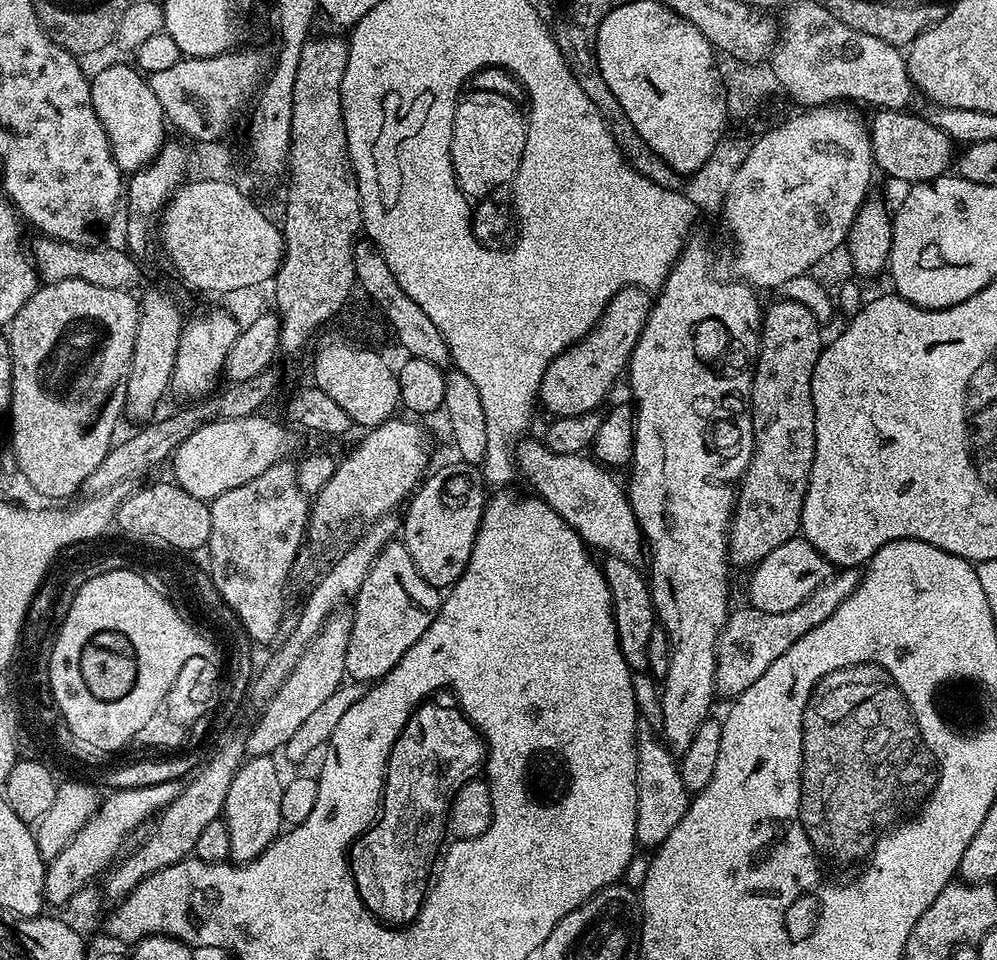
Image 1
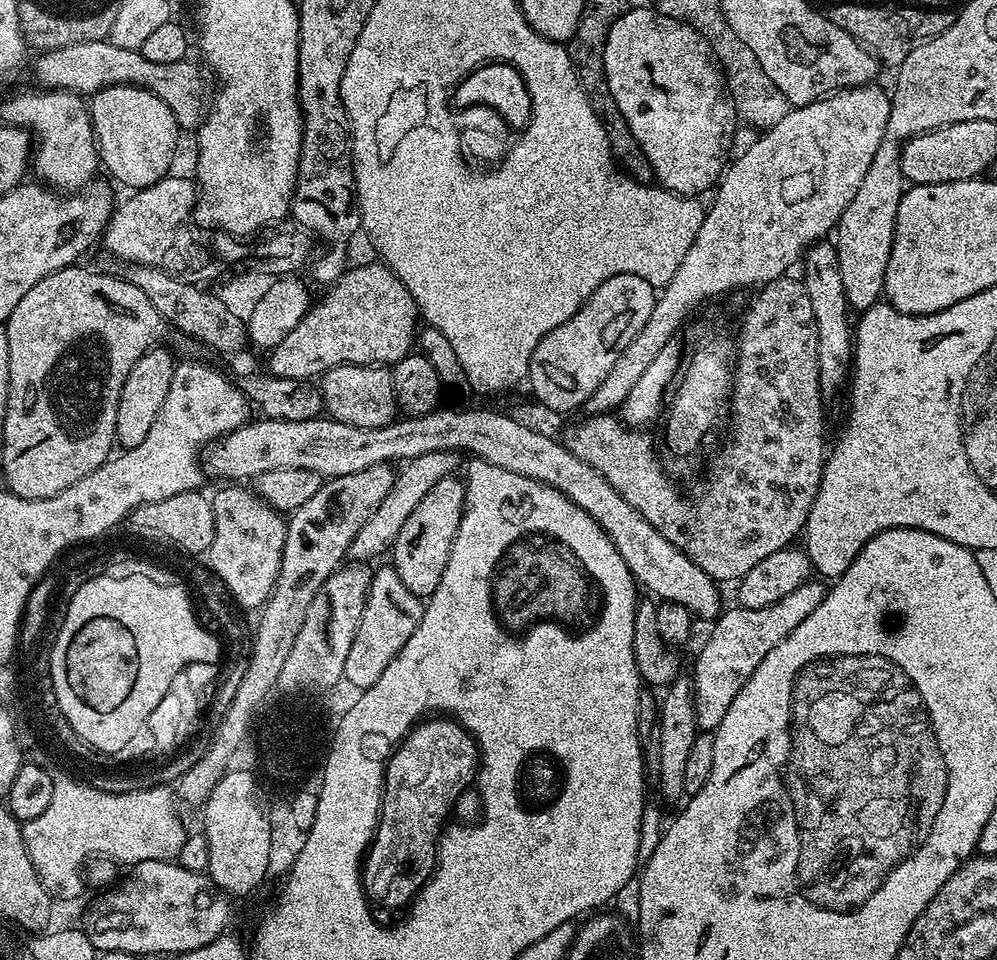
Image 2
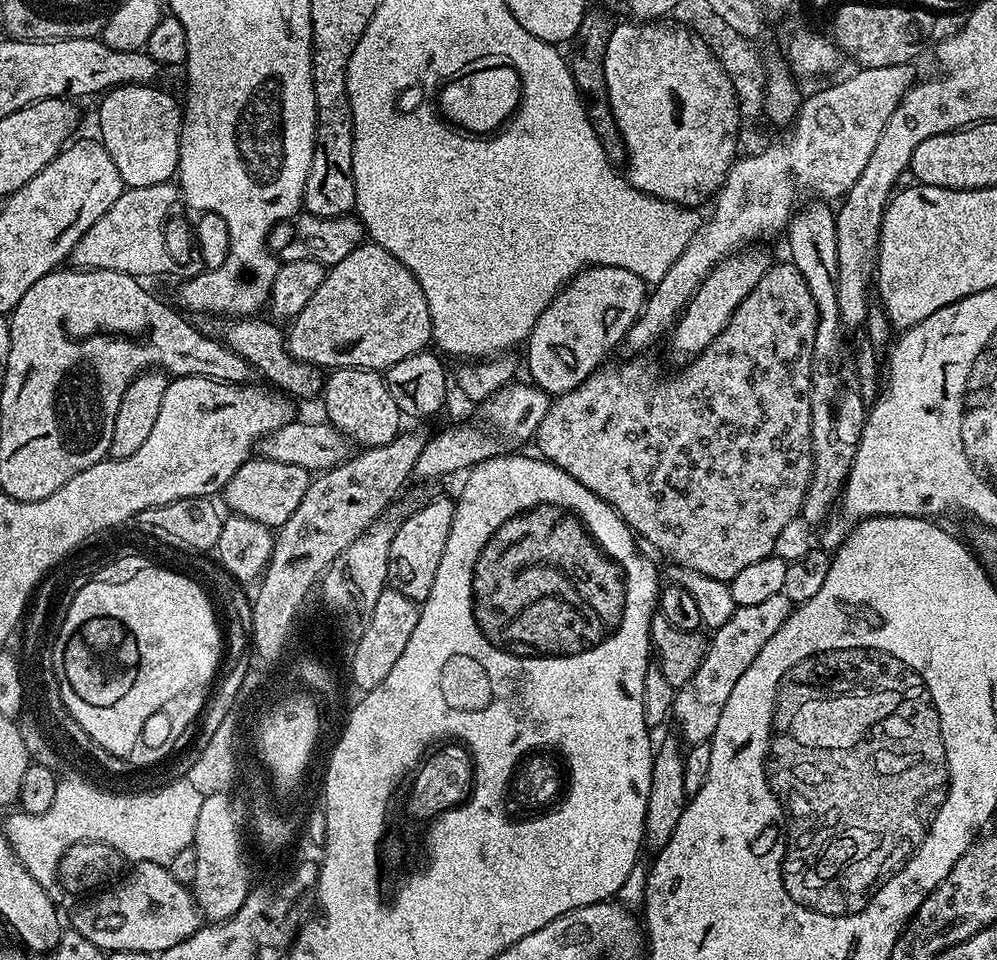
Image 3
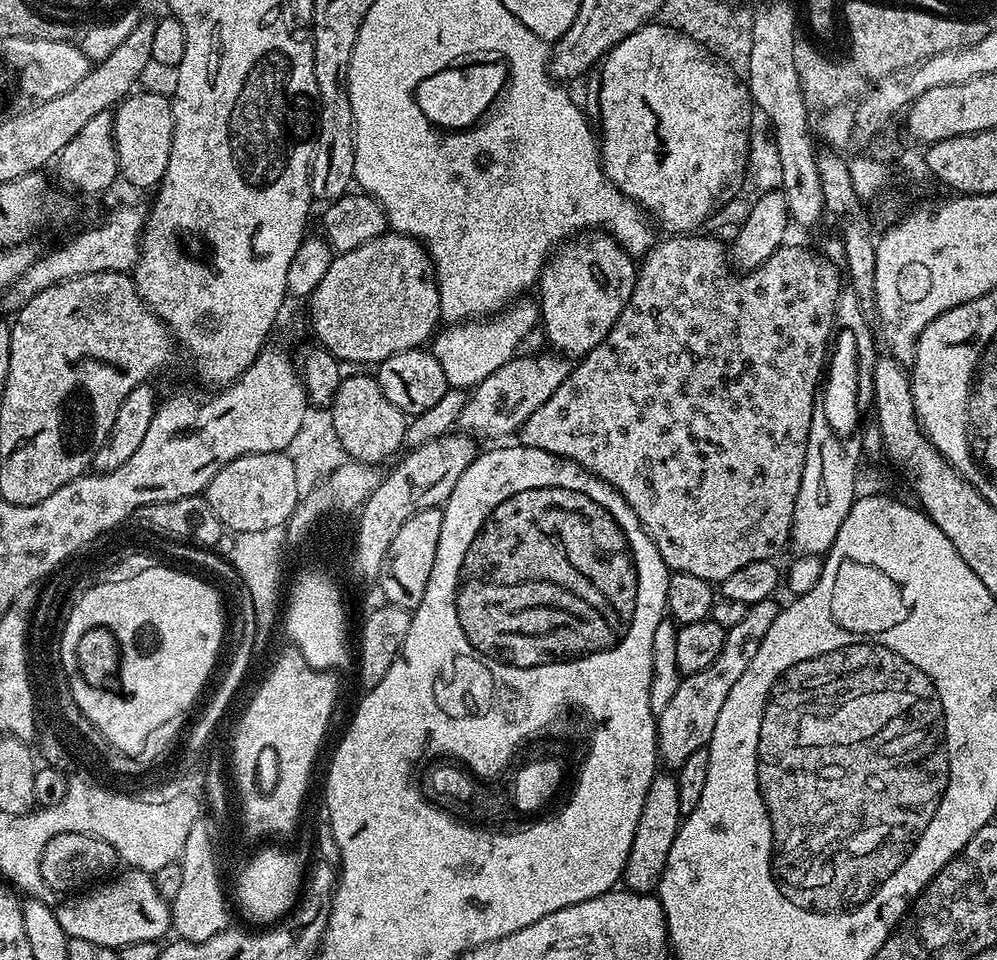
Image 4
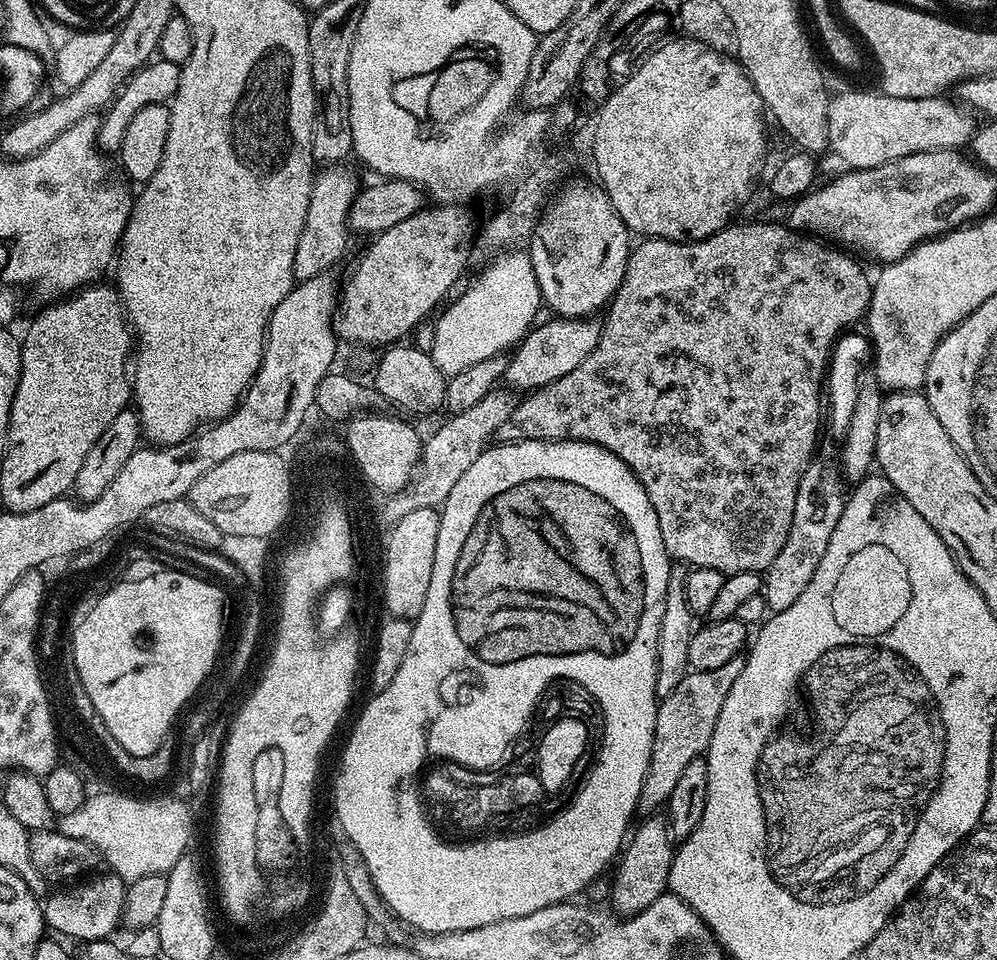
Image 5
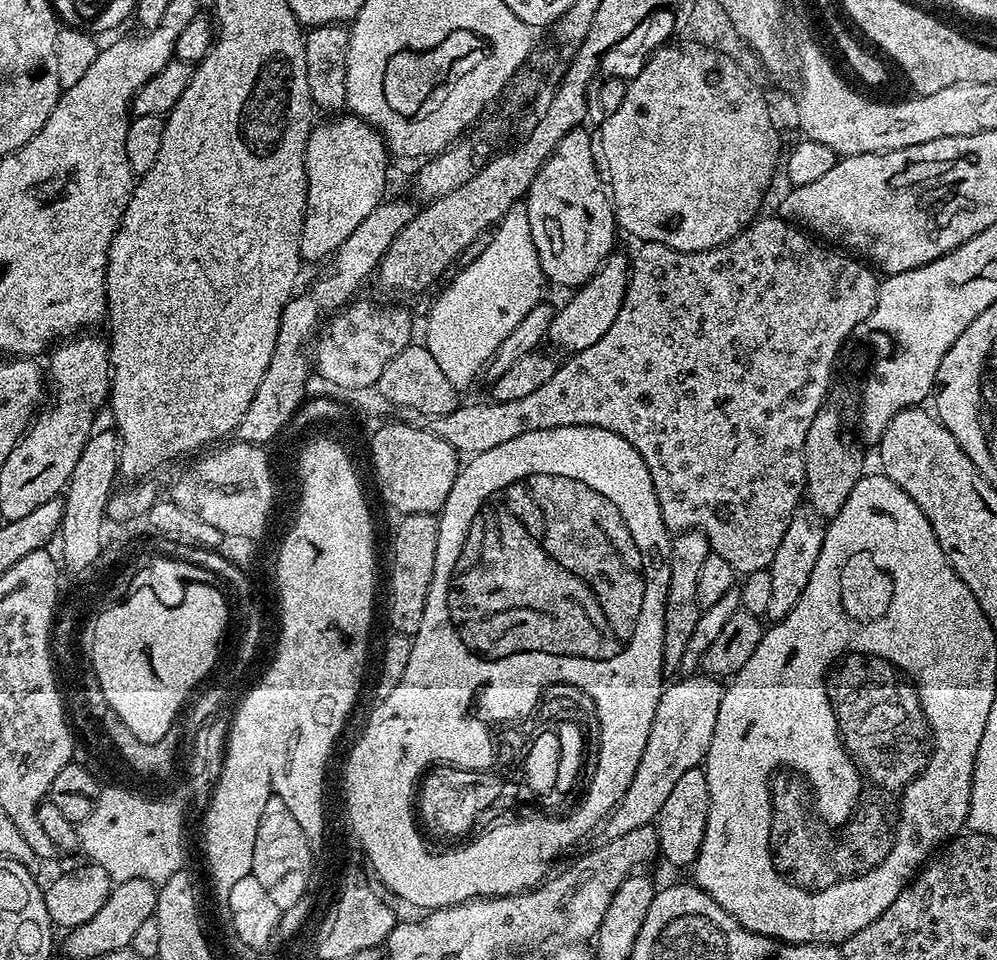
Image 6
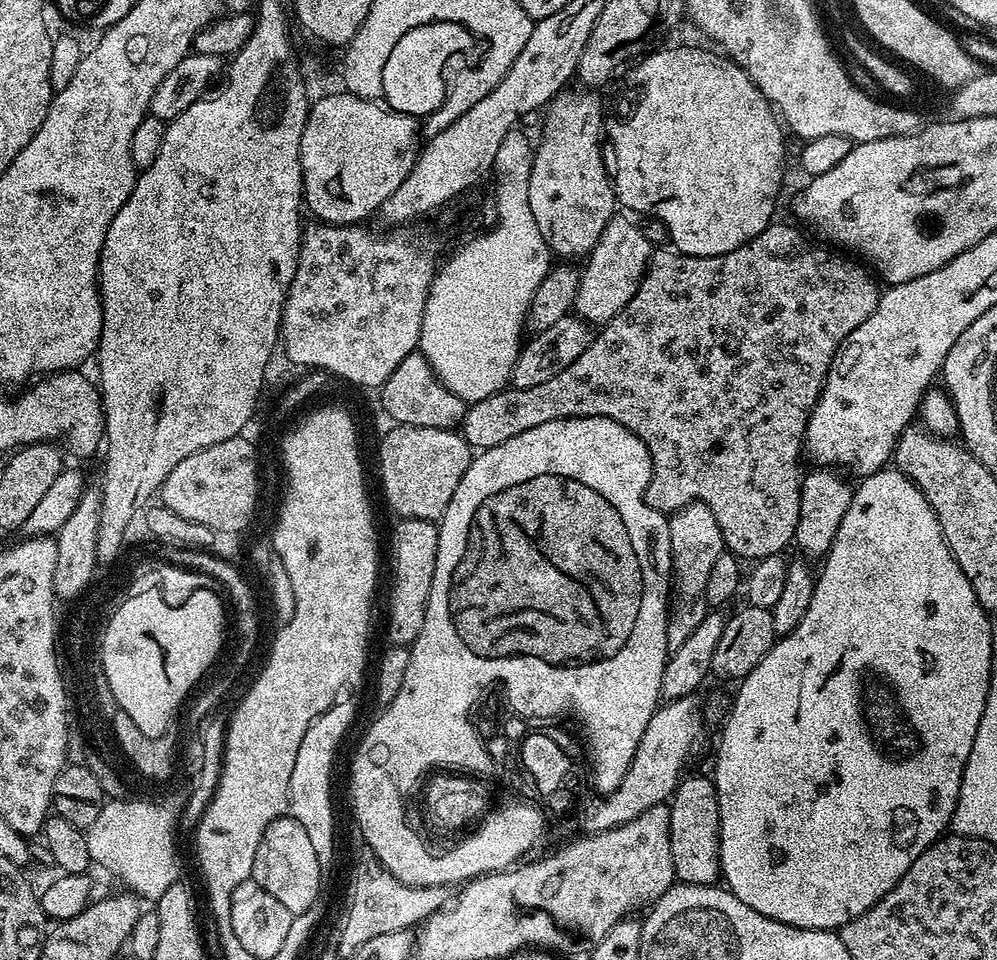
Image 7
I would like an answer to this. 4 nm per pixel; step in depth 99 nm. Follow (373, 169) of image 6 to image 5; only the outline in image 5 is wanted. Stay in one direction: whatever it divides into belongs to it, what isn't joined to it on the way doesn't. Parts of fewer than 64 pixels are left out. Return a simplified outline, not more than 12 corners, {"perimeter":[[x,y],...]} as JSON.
{"perimeter":[[315,173],[297,281],[331,273],[348,248],[355,174]]}

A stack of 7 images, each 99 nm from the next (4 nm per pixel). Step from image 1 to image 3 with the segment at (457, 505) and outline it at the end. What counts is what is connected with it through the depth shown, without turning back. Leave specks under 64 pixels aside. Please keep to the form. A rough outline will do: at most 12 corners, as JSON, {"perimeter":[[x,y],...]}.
{"perimeter":[[450,495],[400,520],[388,584],[423,602],[456,513]]}

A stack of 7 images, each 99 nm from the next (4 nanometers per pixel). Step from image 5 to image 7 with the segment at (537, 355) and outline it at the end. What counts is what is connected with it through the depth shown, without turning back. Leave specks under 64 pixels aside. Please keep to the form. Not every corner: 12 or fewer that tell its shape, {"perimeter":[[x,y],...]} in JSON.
{"perimeter":[[627,215],[582,264],[575,315],[610,323],[644,281],[654,245]]}

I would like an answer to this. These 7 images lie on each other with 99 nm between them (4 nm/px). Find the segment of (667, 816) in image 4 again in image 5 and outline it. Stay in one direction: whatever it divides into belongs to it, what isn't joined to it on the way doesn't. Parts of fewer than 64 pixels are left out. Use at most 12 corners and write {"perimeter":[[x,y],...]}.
{"perimeter":[[652,814],[631,829],[612,904],[637,916],[668,892],[674,837]]}

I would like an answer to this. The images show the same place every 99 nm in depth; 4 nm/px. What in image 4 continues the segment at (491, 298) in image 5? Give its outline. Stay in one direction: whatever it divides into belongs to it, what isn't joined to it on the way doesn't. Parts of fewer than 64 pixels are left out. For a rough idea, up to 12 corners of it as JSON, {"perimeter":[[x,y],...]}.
{"perimeter":[[537,301],[445,327],[431,341],[451,387],[475,388],[541,323]]}

